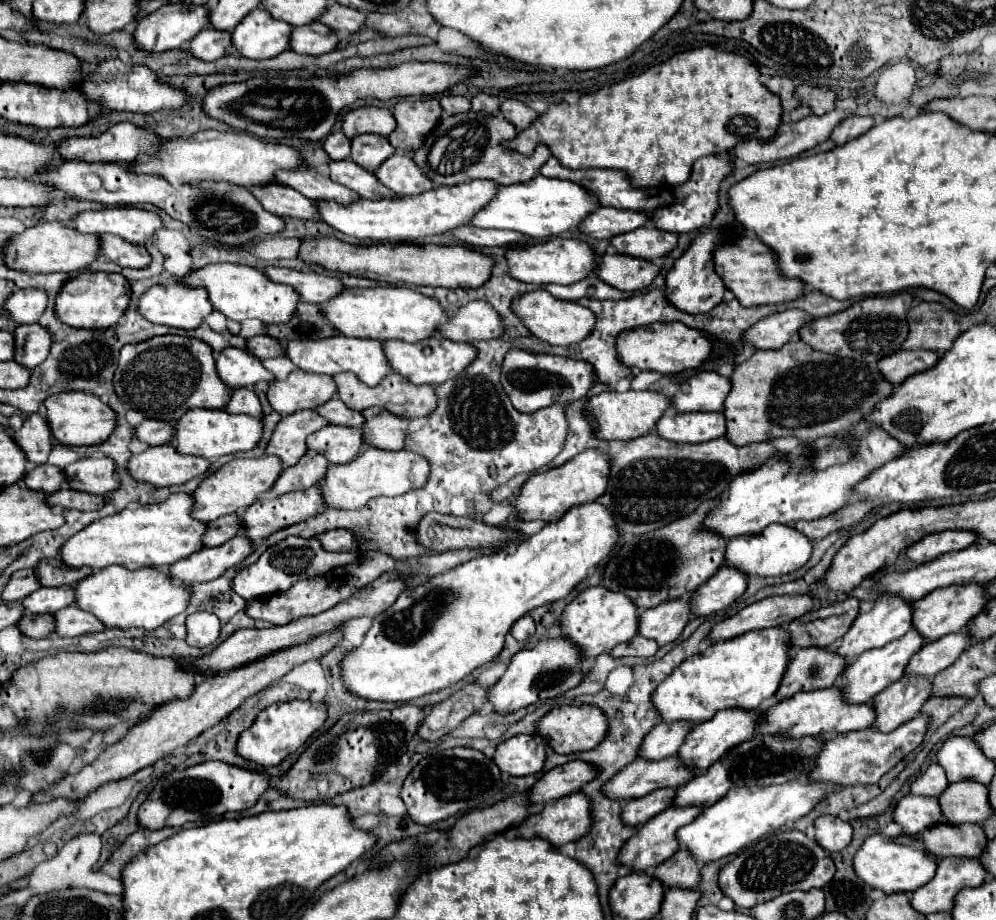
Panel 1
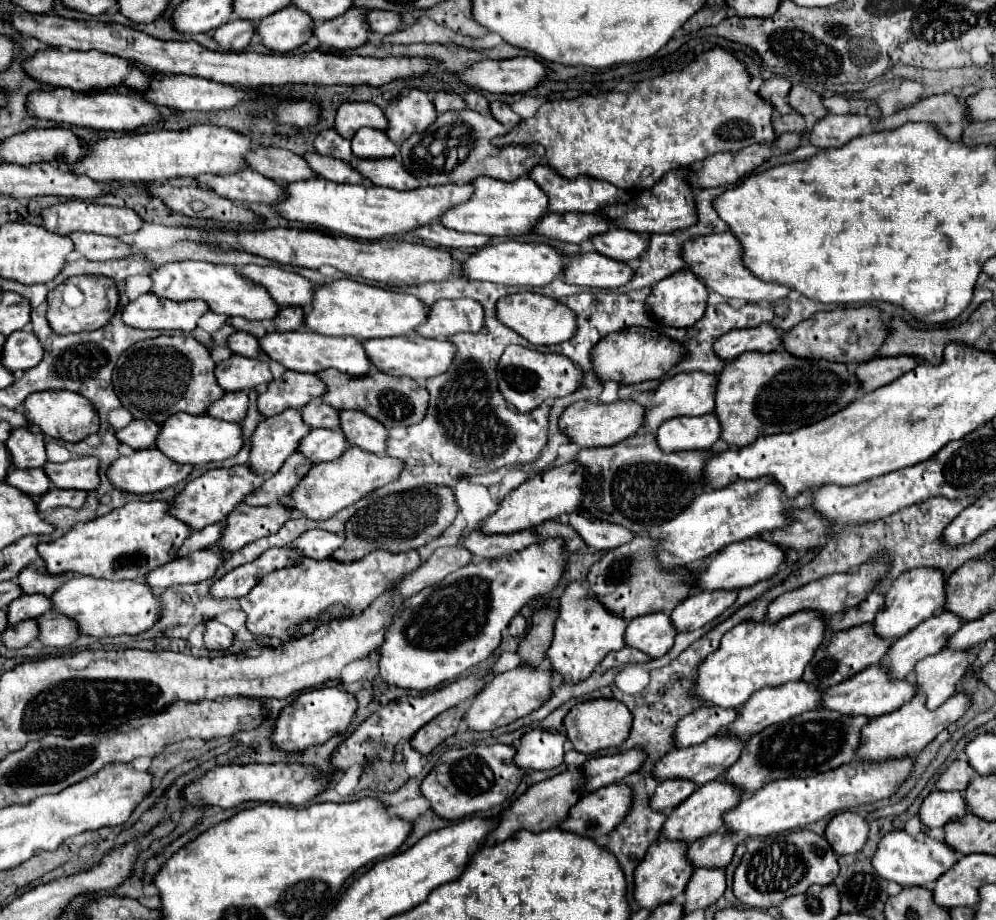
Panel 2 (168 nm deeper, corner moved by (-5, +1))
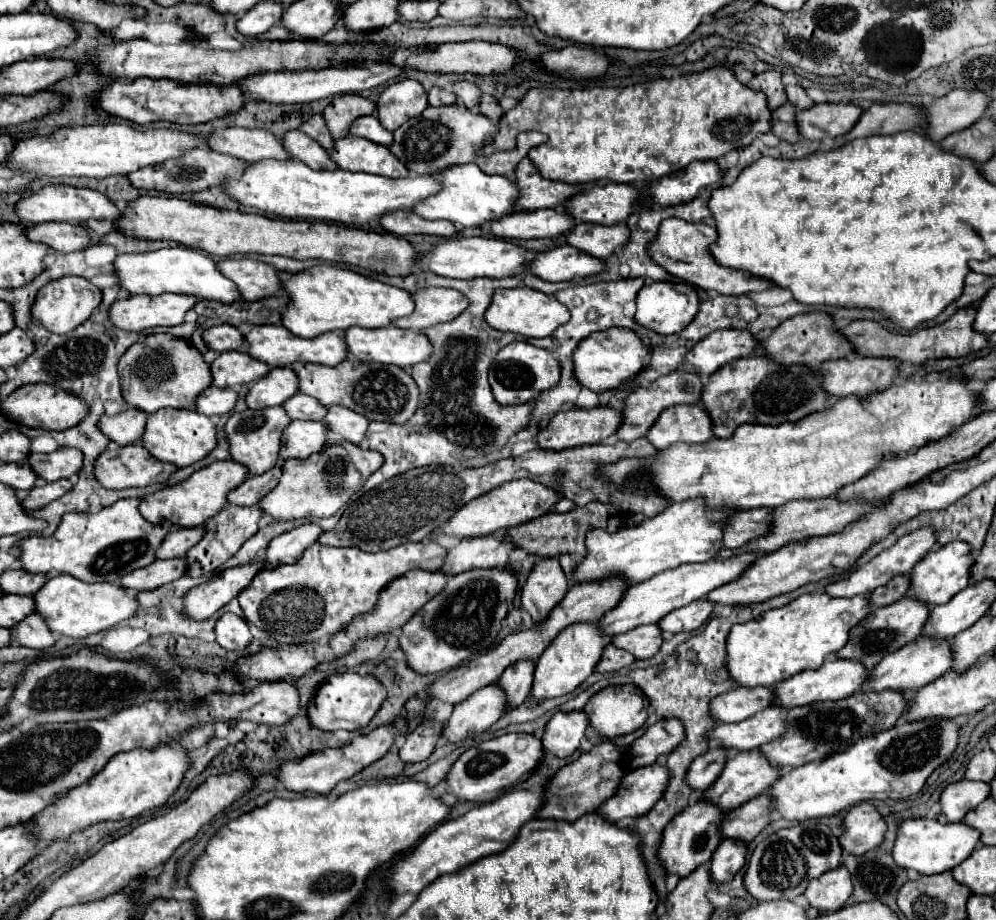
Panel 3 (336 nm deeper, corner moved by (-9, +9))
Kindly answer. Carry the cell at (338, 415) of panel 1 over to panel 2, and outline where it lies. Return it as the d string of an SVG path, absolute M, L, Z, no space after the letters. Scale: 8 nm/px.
M321 399L301 407L301 417L303 421L307 421L309 427L325 427L325 429L339 427L339 411L325 405Z

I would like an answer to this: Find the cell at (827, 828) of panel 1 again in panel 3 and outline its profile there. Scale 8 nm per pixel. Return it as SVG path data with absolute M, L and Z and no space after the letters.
M859 803L851 807L843 819L845 831L839 837L841 847L851 855L867 853L875 849L885 835L885 821L871 803Z

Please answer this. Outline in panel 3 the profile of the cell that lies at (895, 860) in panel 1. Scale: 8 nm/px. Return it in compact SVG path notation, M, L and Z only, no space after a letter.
M907 819L899 825L897 839L893 845L893 859L903 869L915 869L921 875L937 875L965 861L977 843L979 843L979 833L967 827L965 823L939 823L935 819Z

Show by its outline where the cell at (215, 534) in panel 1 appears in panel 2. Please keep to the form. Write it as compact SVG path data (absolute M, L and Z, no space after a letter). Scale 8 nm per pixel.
M213 523L201 531L191 531L191 535L185 539L185 545L181 545L181 549L177 551L177 557L187 557L193 551L211 547L213 543L219 541L217 537L221 537L221 529L223 529L223 523Z

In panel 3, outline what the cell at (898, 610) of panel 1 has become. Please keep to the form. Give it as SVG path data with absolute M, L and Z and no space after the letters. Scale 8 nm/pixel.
M949 543L937 549L931 549L909 573L909 589L905 593L907 599L925 603L925 605L943 605L947 603L955 593L965 589L969 585L969 571L973 565L973 559L969 557L969 545L965 543Z

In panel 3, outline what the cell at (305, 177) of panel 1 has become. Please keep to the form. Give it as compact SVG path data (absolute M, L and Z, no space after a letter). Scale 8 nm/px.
M227 127L209 135L211 149L223 155L243 159L245 163L257 163L263 159L289 159L289 151L269 131L263 129L241 129Z

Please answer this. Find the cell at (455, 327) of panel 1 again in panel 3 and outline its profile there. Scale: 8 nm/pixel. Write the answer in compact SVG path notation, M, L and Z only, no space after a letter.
M443 287L421 289L413 297L415 297L415 313L409 317L401 317L401 321L393 321L401 329L425 331L433 325L447 323L459 317L471 303L461 291Z

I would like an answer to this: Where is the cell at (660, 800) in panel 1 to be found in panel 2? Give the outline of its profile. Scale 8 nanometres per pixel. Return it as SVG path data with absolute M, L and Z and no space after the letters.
M661 781L651 797L651 807L667 813L683 803L695 789L697 785L693 785L693 781Z

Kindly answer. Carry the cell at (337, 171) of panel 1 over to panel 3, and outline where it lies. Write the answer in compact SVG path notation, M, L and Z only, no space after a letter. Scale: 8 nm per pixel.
M295 129L285 133L285 137L281 139L285 149L299 161L303 161L305 165L309 165L311 169L339 169L329 151L323 149L315 139L309 139L303 131Z

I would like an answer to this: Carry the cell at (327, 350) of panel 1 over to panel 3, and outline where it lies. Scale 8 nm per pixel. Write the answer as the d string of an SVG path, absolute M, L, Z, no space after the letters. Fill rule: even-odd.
M259 325L253 327L251 331L245 333L245 339L249 343L249 355L253 355L255 359L271 365L271 367L287 367L293 365L297 361L305 361L305 363L315 363L315 361L327 361L321 365L339 365L341 361L349 359L351 353L345 345L345 337L339 331L329 331L321 337L315 339L301 339L293 333L289 333L289 329L265 329L265 327L283 327L283 325ZM293 361L293 363L287 363Z

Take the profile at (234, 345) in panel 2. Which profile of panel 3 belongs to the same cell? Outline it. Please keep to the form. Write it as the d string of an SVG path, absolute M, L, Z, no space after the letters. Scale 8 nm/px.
M219 323L219 325L213 325L213 327L205 329L203 339L209 345L209 349L219 351L219 353L221 351L233 351L233 349L239 351L239 349L245 347L243 333L237 327L227 325L227 323Z

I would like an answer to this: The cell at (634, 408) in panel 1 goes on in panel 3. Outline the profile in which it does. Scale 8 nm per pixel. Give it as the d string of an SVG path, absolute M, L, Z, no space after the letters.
M593 407L593 409L567 409L561 413L553 415L553 421L537 435L539 447L545 449L569 449L569 447L579 447L579 445L589 445L589 443L603 443L611 435L617 433L621 427L621 411L609 409L609 407Z

